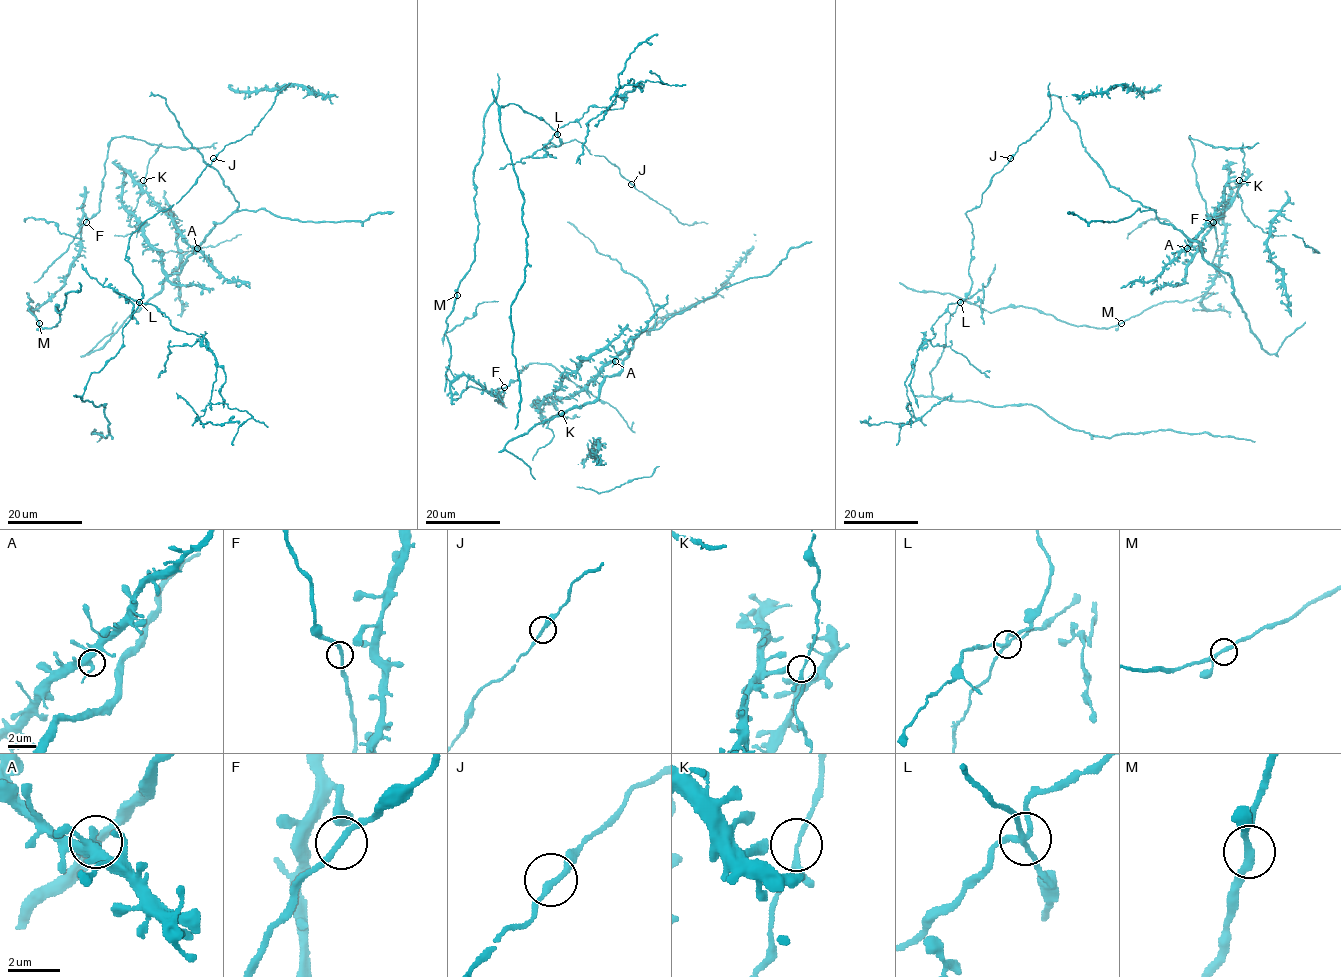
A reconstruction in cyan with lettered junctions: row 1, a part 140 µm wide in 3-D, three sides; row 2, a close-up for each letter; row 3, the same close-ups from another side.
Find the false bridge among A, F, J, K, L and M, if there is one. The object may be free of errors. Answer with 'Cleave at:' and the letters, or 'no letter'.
Cleave at: L

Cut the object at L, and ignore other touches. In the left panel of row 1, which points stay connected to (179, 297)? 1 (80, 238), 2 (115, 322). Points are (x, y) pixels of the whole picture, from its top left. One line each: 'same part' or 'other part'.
1: same part
2: same part

